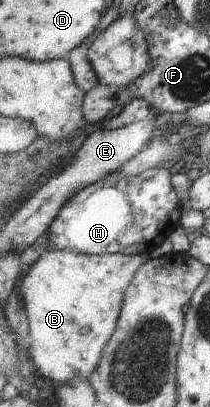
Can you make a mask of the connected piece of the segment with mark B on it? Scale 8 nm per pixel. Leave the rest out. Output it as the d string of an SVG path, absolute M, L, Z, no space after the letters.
M49 247L28 267L22 267L17 294L20 310L28 319L32 335L29 354L40 374L59 383L71 381L72 378L78 377L78 374L90 380L93 370L101 363L104 347L113 335L114 328L117 328L127 286L131 285L137 270L144 262L148 262L147 255L87 255L73 250Z

